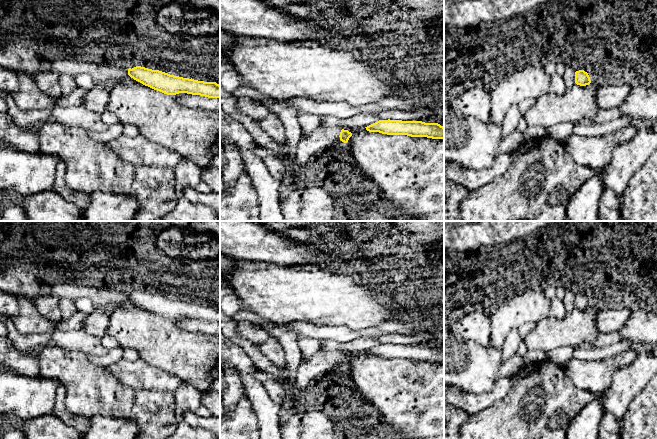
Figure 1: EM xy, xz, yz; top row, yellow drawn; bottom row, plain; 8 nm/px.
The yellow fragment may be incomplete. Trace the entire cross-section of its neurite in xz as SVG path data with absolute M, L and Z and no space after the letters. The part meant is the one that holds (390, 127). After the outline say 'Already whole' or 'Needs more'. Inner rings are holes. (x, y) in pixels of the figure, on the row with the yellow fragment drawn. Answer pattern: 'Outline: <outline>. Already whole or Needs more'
Outline: M388 119L379 120L365 128L369 132L379 132L387 135L407 135L444 140L444 127L438 123Z. Already whole

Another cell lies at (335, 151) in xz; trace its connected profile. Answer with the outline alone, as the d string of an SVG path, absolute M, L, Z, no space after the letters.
M342 142L336 144L327 149L326 154L330 154L332 157L336 157L337 160L340 159L340 154L345 150L346 143Z

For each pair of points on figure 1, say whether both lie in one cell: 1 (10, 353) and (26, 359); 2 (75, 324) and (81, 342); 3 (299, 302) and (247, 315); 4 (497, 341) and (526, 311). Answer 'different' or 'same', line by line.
1: same
2: different
3: different
4: same

